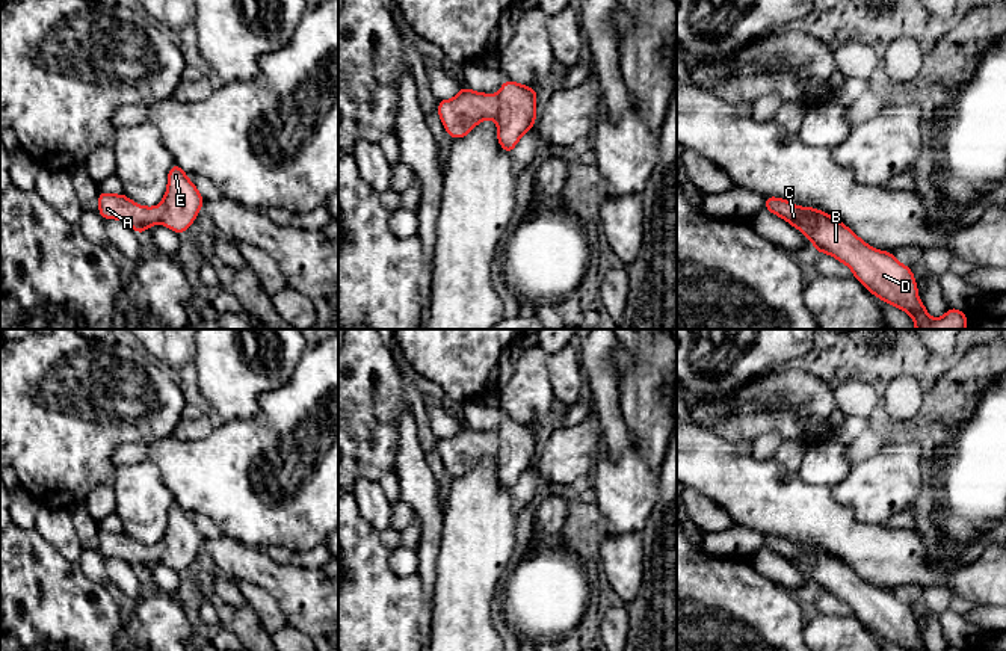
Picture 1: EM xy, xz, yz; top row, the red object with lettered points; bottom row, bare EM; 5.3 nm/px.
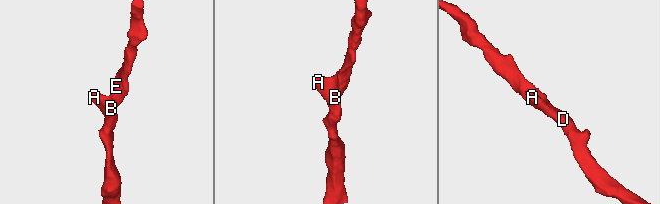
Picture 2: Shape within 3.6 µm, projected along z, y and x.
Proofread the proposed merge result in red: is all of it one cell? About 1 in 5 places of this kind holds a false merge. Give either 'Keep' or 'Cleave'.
Keep

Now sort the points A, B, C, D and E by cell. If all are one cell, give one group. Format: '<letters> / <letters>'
A B C D E

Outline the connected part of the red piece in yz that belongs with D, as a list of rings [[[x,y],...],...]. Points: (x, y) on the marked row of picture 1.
[[[766,196],[764,208],[802,231],[816,251],[846,264],[872,295],[906,311],[914,319],[915,329],[967,328],[967,314],[958,308],[949,308],[943,317],[932,319],[918,299],[912,270],[897,261],[893,252],[867,245],[838,219],[775,196]]]

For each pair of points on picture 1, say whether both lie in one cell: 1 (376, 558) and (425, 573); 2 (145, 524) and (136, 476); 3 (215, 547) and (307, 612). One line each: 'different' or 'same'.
1: different
2: same
3: same

